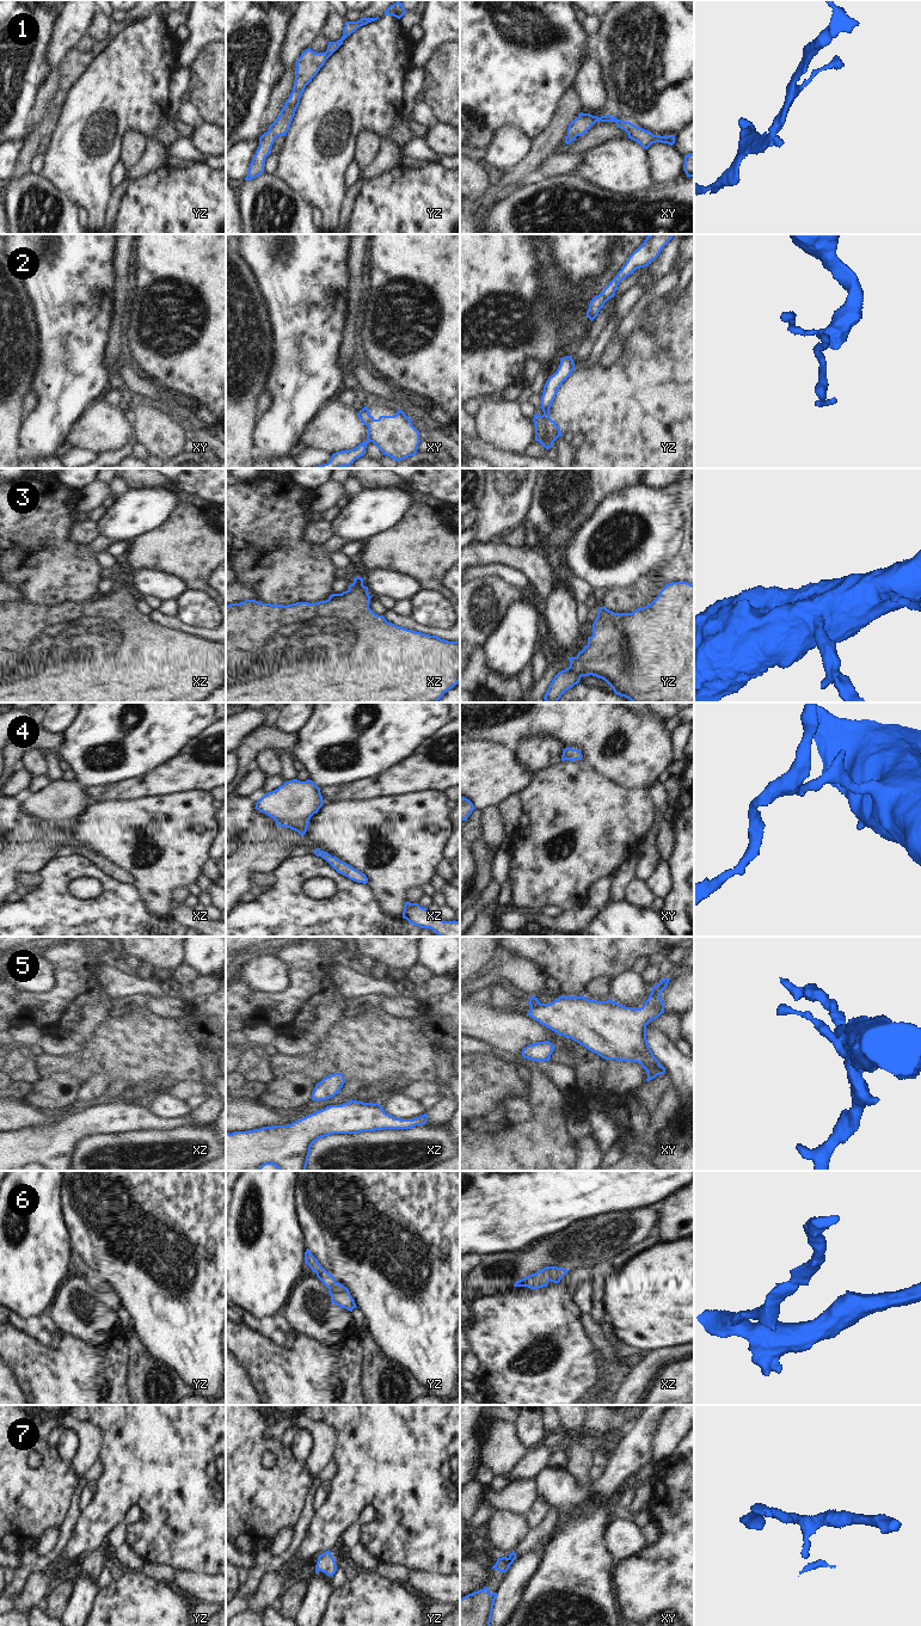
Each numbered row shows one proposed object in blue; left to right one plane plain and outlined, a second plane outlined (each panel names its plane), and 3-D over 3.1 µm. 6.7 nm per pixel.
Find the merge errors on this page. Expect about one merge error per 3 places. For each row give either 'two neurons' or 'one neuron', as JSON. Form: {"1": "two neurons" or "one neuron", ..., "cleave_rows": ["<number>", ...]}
{"1": "one neuron", "2": "two neurons", "3": "one neuron", "4": "one neuron", "5": "one neuron", "6": "one neuron", "7": "one neuron", "cleave_rows": ["2"]}

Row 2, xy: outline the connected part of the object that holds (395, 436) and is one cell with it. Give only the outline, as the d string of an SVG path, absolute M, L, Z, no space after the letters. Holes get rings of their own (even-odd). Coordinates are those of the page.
M401 410L394 416L369 417L368 442L373 442L382 453L395 461L417 454L420 442L419 431Z

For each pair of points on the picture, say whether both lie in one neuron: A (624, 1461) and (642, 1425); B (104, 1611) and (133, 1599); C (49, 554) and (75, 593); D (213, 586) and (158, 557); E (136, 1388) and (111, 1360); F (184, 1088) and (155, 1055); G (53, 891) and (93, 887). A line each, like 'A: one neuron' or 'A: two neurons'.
A: one neuron
B: one neuron
C: one neuron
D: two neurons
E: two neurons
F: two neurons
G: two neurons

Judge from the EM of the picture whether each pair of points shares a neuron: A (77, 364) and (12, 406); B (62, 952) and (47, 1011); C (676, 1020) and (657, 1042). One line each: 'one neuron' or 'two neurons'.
A: two neurons
B: one neuron
C: two neurons

